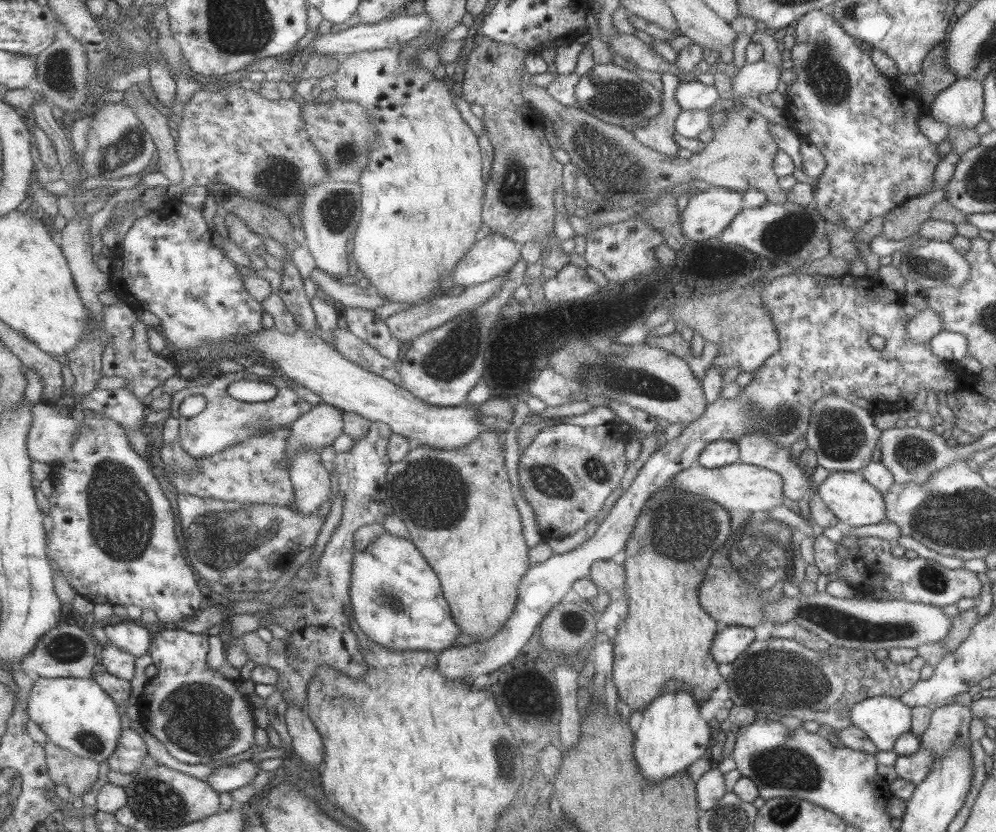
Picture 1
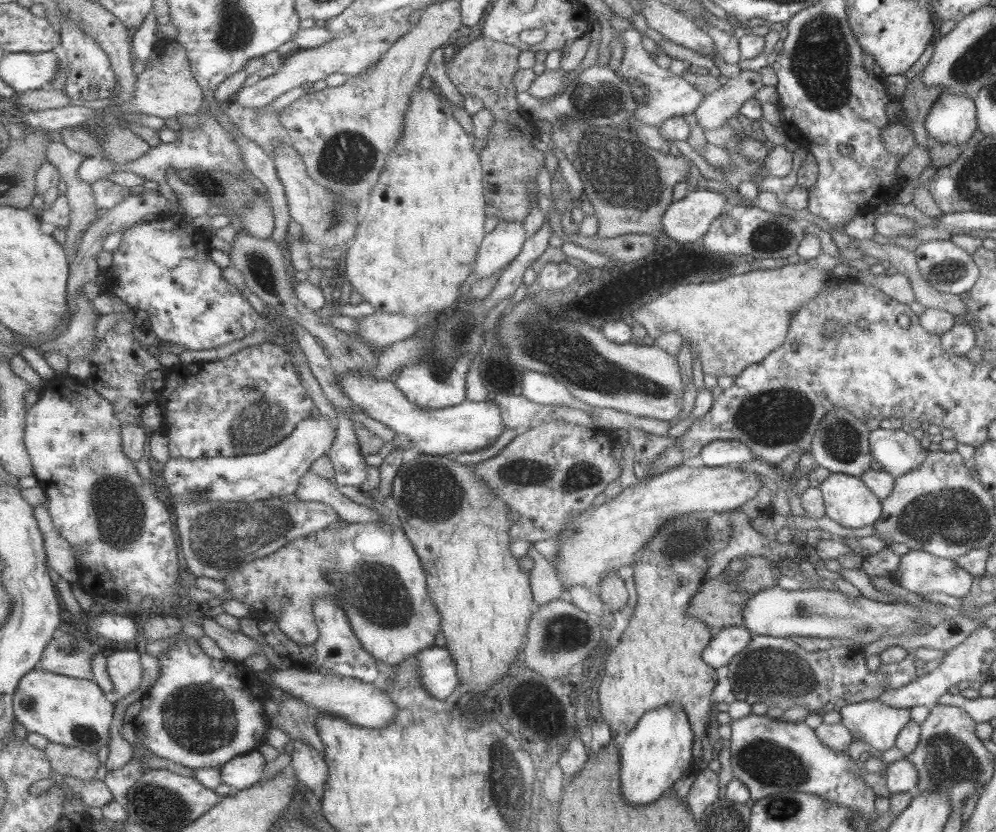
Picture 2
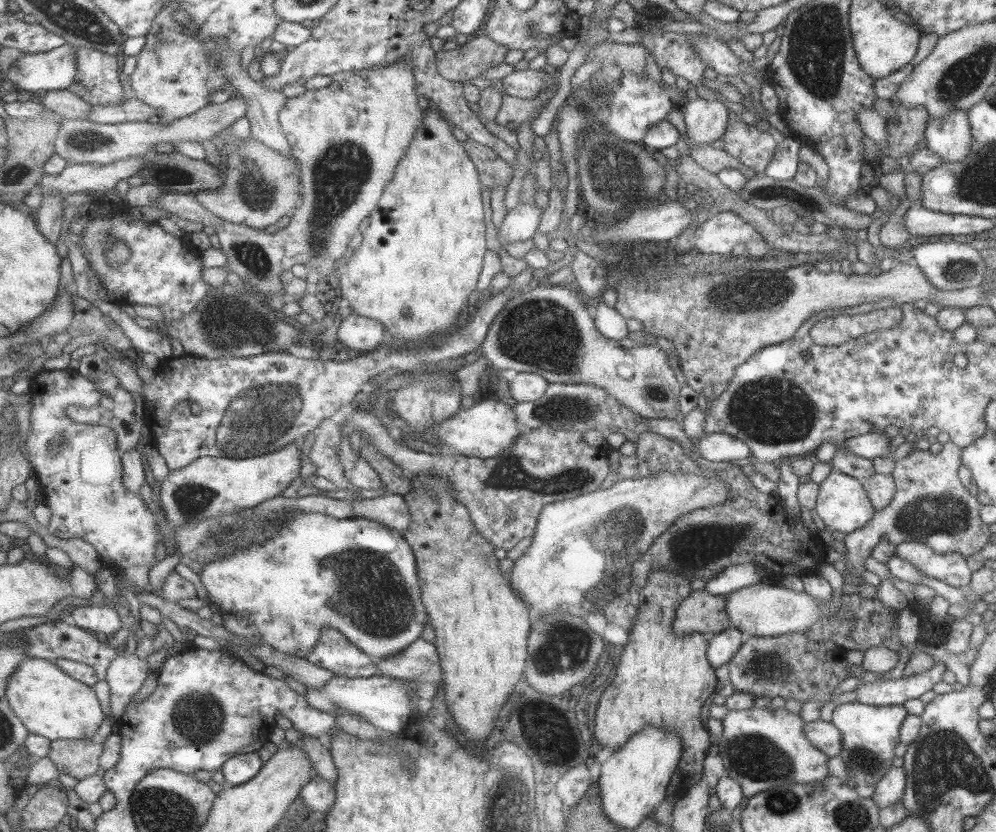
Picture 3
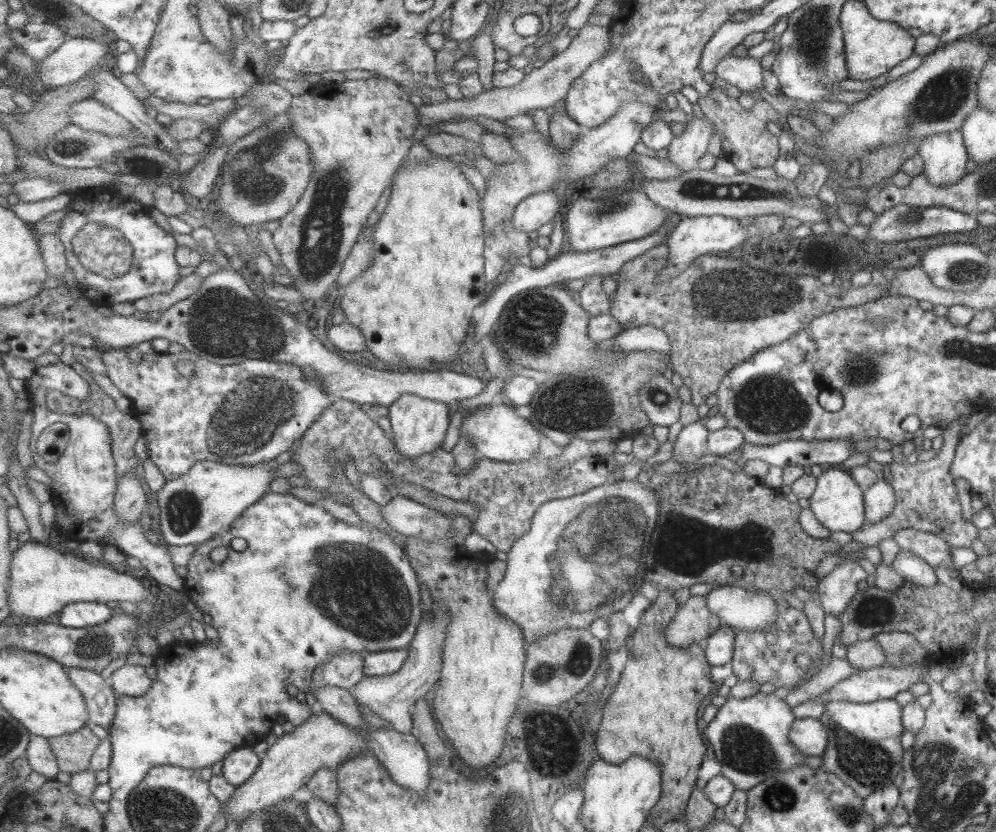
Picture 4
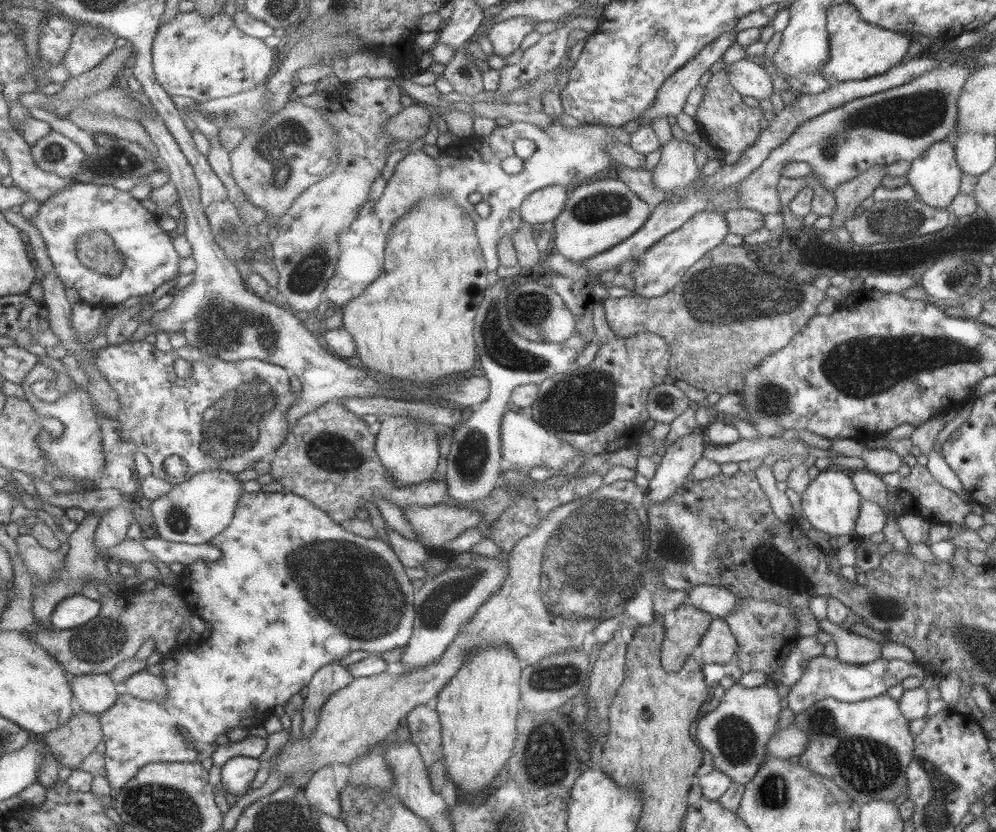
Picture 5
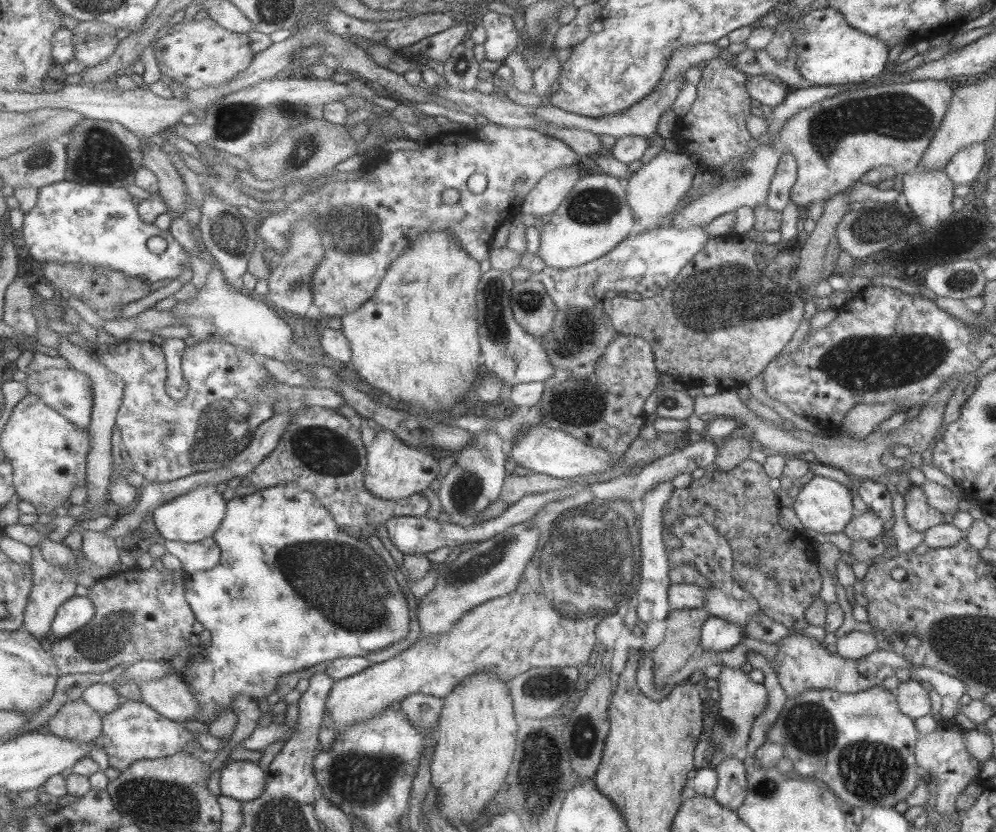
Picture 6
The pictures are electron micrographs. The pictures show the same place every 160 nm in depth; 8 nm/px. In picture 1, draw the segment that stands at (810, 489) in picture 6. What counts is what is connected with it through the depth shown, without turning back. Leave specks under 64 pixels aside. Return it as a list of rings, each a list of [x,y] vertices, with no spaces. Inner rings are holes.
[[[828,471],[826,478],[816,486],[815,490],[821,502],[835,515],[835,518],[850,527],[865,526],[865,524],[877,525],[885,518],[883,496],[863,478],[861,472]]]

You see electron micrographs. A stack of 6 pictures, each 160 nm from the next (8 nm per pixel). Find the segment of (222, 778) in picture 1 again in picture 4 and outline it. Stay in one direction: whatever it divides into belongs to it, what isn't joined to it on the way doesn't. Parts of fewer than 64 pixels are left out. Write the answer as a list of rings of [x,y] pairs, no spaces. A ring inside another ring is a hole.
[[[253,747],[235,748],[223,760],[222,776],[237,788],[256,774],[263,757]]]

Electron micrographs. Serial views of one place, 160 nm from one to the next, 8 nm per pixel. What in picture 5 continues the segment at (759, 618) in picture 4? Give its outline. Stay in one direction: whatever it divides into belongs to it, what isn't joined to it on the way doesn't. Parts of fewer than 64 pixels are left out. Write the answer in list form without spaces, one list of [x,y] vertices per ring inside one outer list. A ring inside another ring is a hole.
[[[697,585],[690,588],[684,596],[683,604],[691,605],[709,613],[713,619],[724,618],[738,603],[738,596],[725,587]]]

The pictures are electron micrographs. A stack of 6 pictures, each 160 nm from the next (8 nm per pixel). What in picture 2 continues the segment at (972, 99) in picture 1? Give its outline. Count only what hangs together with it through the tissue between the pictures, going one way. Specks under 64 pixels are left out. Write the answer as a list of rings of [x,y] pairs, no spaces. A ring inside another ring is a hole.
[[[941,93],[924,118],[924,128],[933,140],[962,147],[977,130],[976,108],[968,96]]]

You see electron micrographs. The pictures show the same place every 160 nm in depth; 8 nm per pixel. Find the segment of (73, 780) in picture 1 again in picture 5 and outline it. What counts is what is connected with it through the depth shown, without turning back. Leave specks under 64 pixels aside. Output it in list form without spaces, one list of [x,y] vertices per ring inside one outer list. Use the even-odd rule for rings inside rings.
[[[81,708],[68,723],[49,731],[43,739],[64,766],[80,768],[84,760],[95,752],[97,744],[104,741],[101,716]]]

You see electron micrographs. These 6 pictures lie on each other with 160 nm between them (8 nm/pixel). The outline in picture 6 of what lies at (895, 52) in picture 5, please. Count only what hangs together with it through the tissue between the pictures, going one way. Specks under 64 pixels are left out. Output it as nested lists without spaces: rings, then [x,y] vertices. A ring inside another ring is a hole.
[[[834,8],[809,10],[801,18],[790,17],[784,25],[788,26],[789,33],[795,25],[801,25],[801,32],[792,38],[789,58],[792,59],[797,72],[810,86],[867,82],[879,76],[881,70],[885,68],[889,50],[885,43],[849,27],[843,14]]]

